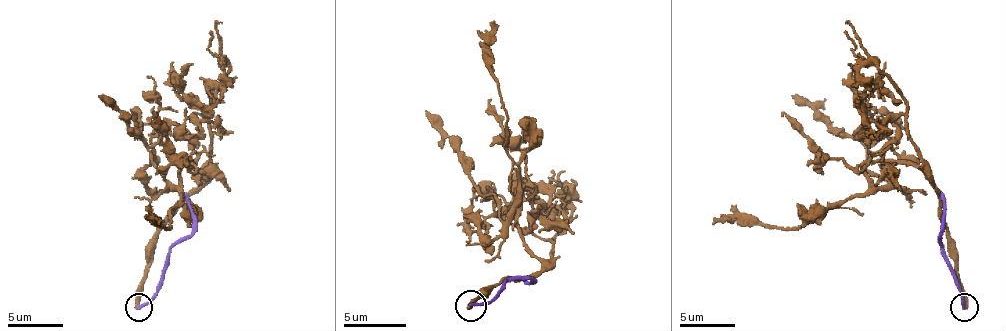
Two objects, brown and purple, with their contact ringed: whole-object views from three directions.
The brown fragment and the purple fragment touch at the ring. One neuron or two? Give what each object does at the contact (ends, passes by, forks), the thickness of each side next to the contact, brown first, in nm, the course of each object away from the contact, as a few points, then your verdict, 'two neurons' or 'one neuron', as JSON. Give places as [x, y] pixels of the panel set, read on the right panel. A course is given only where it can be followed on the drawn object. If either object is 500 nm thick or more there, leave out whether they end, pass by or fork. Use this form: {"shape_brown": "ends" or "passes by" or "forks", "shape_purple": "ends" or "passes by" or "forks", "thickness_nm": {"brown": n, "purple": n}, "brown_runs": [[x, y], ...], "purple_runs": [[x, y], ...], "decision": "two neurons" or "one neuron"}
{"shape_brown": "ends", "shape_purple": "ends", "thickness_nm": {"brown": 320, "purple": 220}, "brown_runs": [[963, 305], [941, 194], [916, 167], [869, 161], [864, 167], [869, 186], [861, 194], [797, 228], [711, 225]], "purple_runs": [[963, 308], [961, 291], [944, 250], [941, 192]], "decision": "two neurons"}

